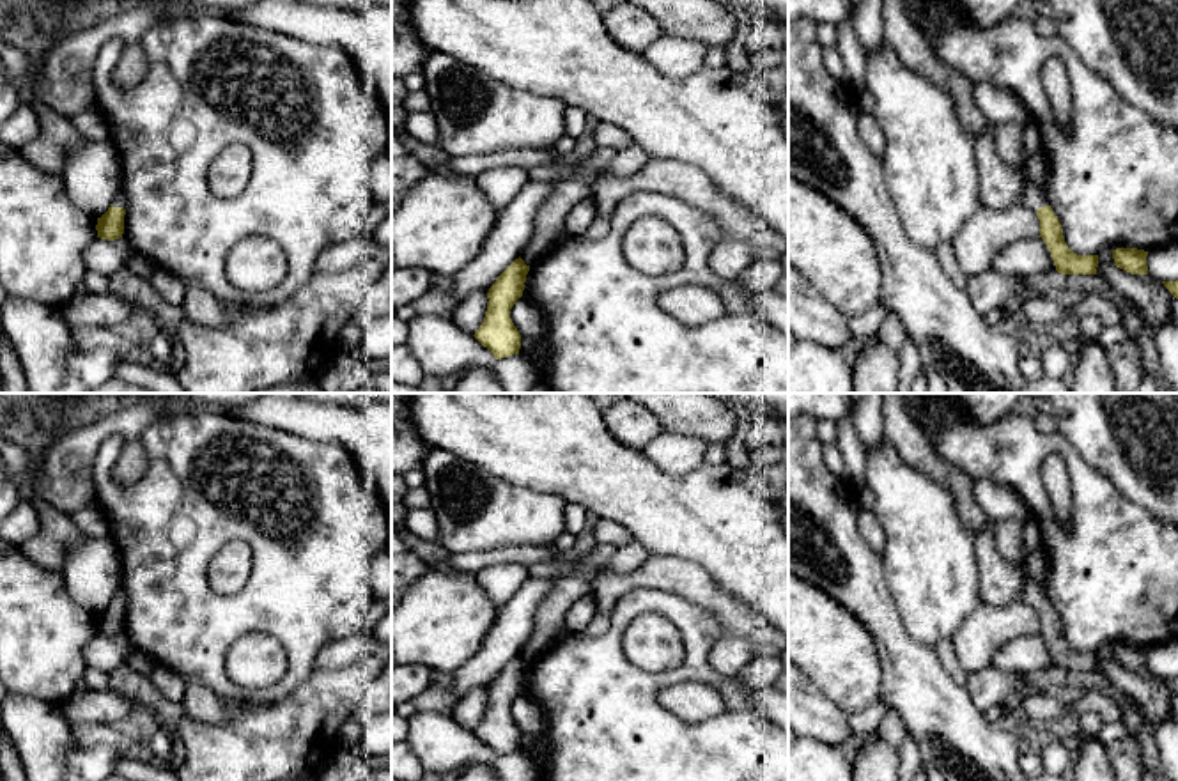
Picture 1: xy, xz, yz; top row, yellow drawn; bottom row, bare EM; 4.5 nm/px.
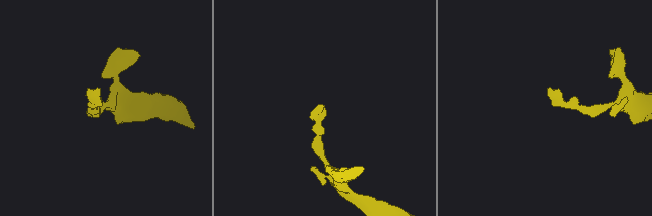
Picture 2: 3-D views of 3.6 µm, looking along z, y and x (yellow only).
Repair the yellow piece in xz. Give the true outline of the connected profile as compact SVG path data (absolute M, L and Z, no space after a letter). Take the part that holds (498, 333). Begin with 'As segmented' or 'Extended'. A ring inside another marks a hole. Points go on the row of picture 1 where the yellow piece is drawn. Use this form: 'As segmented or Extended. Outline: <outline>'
As segmented. Outline: M519 257L492 283L487 292L484 322L473 335L496 360L519 354L521 335L510 319L510 308L523 296L530 266Z

